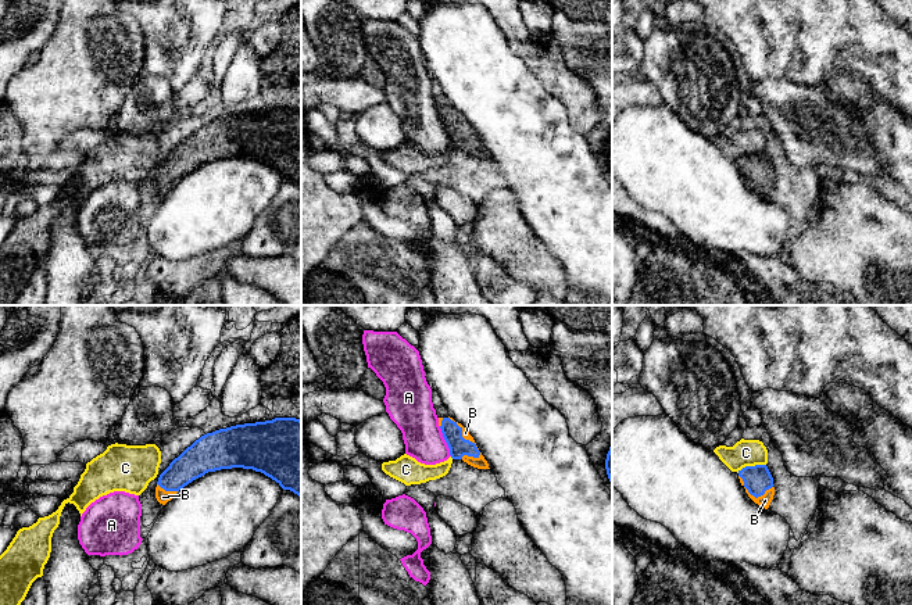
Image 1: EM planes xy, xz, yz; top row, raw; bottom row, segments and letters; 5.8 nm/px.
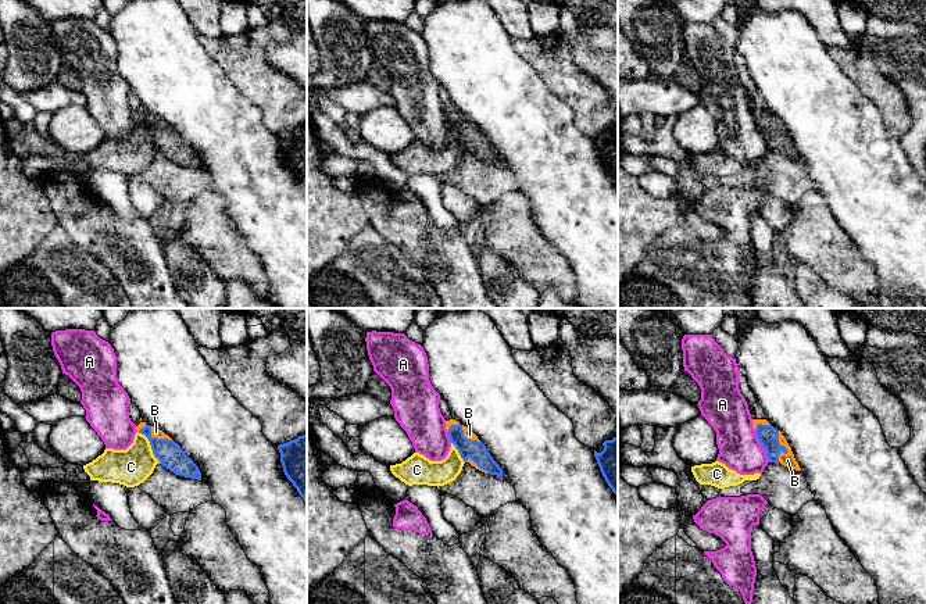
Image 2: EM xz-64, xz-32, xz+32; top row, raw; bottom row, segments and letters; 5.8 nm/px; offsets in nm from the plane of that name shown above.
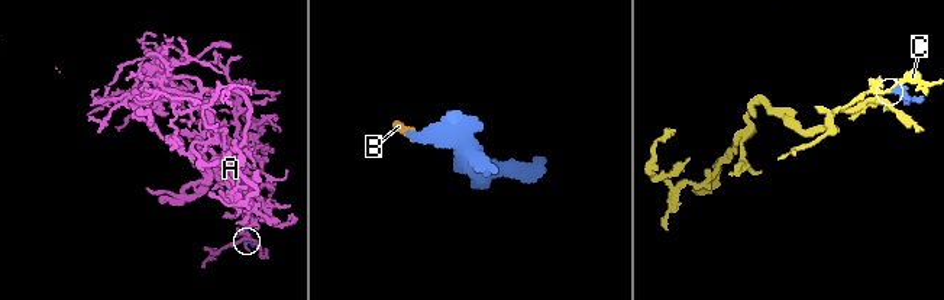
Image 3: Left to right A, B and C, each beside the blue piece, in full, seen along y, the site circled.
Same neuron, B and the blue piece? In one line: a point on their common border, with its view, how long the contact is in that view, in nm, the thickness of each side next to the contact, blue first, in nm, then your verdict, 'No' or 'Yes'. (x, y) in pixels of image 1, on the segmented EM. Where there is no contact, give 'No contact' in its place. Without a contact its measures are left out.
Touches blue at yz (753, 494). Shared border 220 nm. Thickness 160 nm (blue) against 70 nm. Yes

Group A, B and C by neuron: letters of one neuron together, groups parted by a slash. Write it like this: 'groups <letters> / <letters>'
groups A / B / C

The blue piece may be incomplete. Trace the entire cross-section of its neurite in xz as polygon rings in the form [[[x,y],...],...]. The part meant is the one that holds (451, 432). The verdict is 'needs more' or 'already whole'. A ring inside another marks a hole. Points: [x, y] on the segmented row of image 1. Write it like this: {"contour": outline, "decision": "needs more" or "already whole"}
{"contour": [[[439,418],[439,426],[453,459],[462,459],[478,469],[490,469],[469,432],[453,418]]], "decision": "needs more"}

